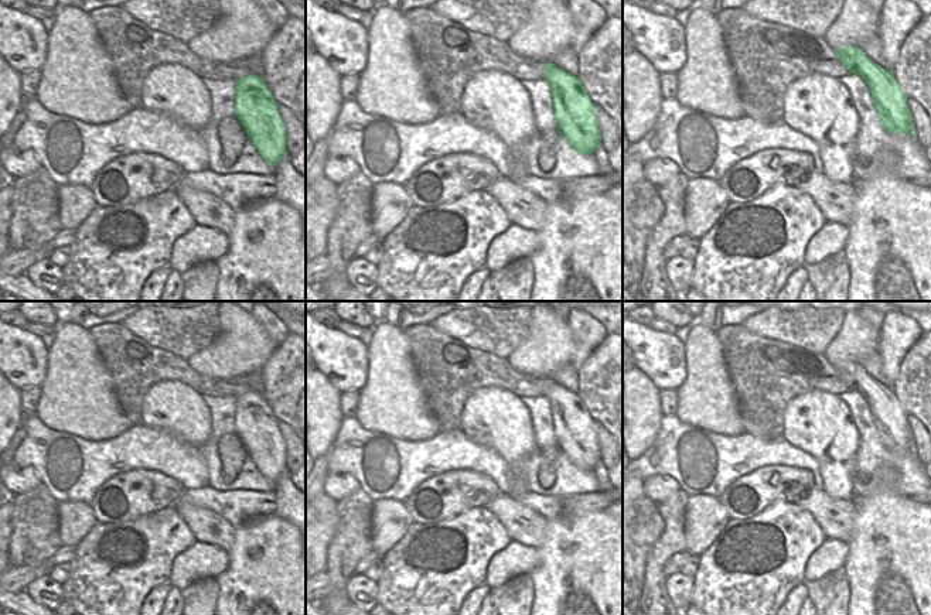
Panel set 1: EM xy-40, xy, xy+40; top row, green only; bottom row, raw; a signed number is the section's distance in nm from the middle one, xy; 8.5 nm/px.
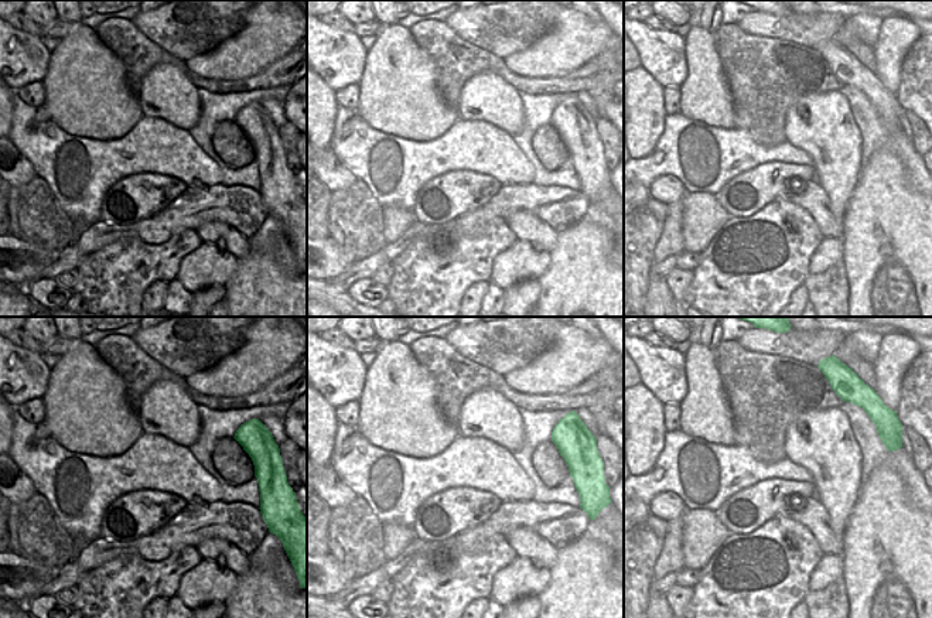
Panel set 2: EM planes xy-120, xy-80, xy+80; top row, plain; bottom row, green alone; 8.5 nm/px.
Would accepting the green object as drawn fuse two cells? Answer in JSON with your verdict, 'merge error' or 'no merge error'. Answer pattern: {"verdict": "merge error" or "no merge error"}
{"verdict": "no merge error"}

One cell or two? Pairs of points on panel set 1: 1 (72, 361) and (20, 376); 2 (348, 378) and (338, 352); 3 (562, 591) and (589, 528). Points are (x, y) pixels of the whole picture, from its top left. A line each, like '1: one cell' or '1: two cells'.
1: two cells
2: one cell
3: one cell

